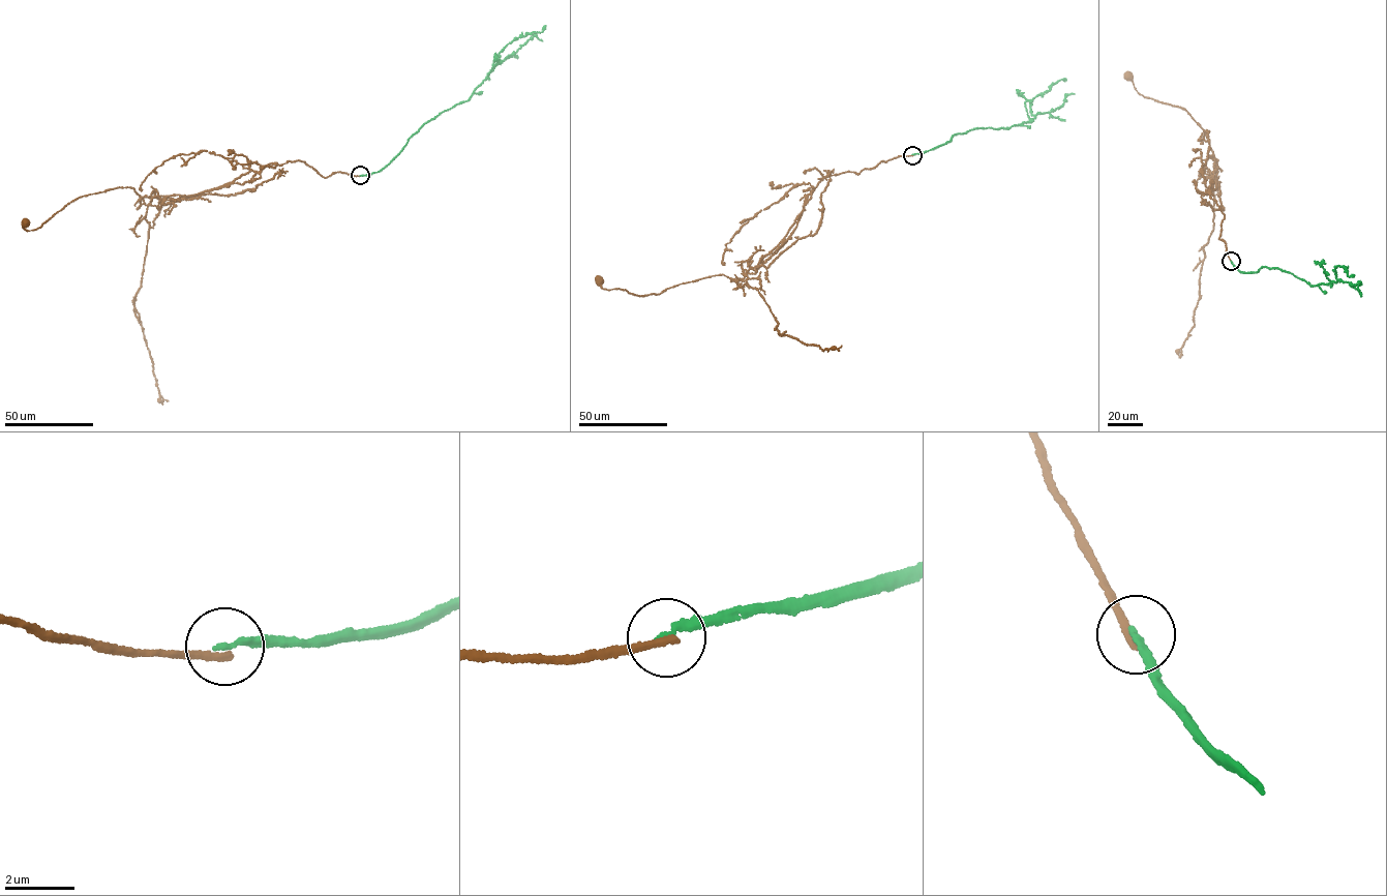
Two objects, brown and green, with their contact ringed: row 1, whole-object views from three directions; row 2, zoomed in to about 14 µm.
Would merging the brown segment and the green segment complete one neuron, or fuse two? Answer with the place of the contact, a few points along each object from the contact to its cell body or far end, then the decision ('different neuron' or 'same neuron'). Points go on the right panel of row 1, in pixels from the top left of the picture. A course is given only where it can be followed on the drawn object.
(1231, 261) | brown via (1231, 261), (1218, 238), (1224, 214), (1205, 192), (1216, 160), (1203, 129), (1184, 109), (1139, 92), (1128, 77) | green via (1231, 261), (1239, 272), (1276, 267), (1313, 286), (1337, 280), (1337, 266), (1349, 277), (1354, 275) | different neuron

